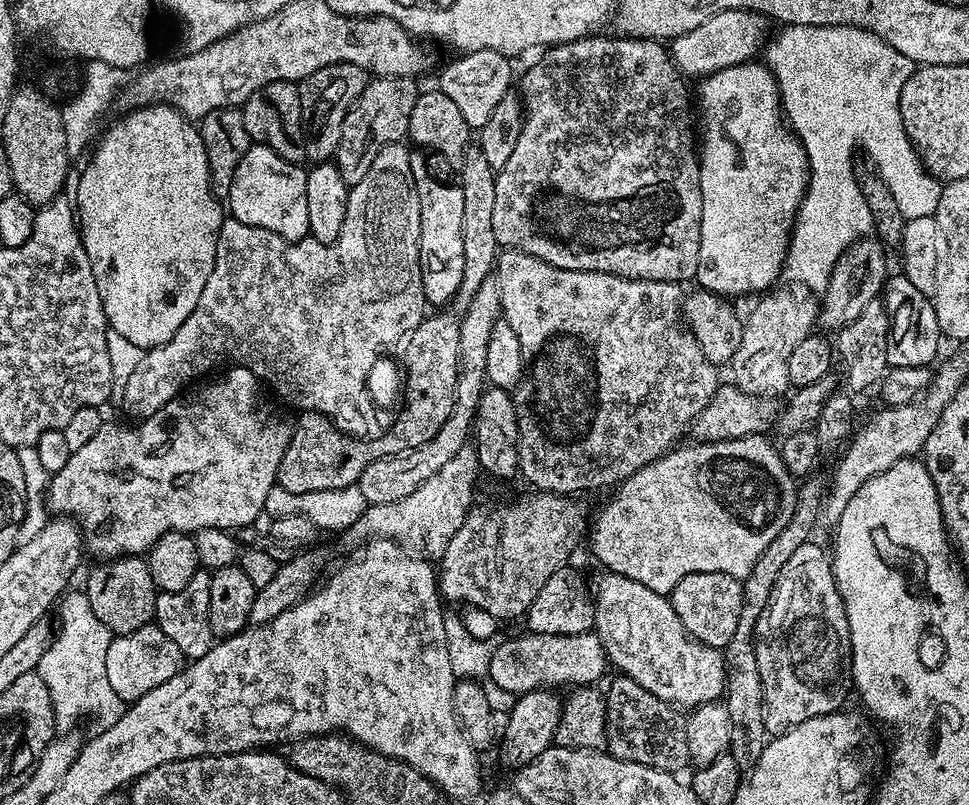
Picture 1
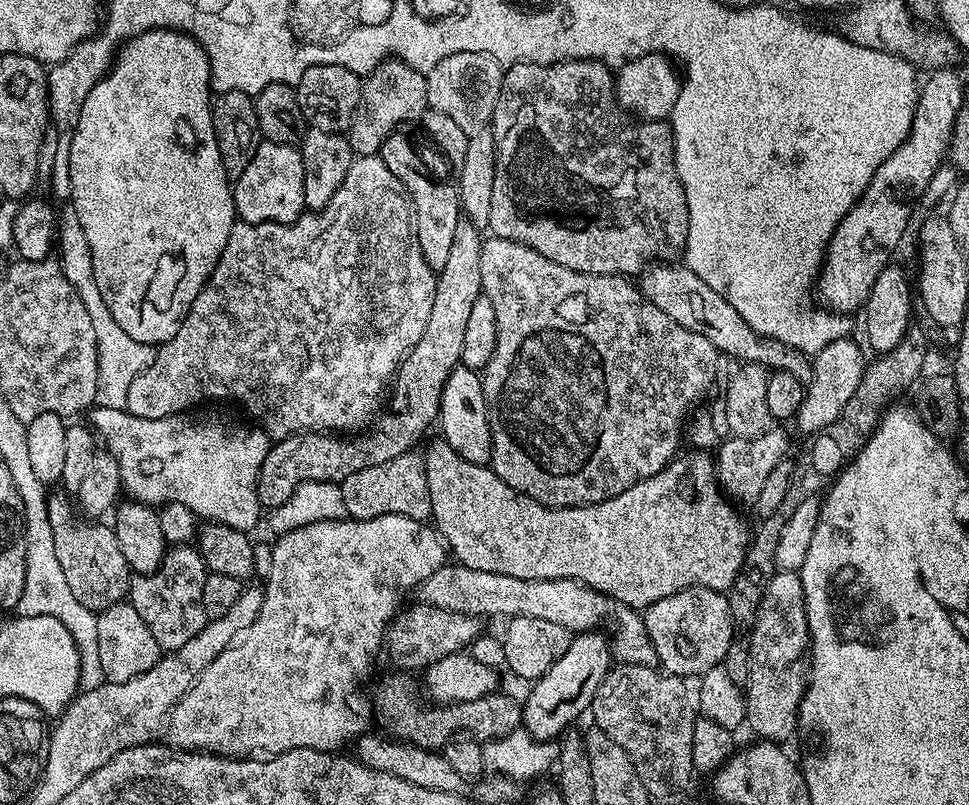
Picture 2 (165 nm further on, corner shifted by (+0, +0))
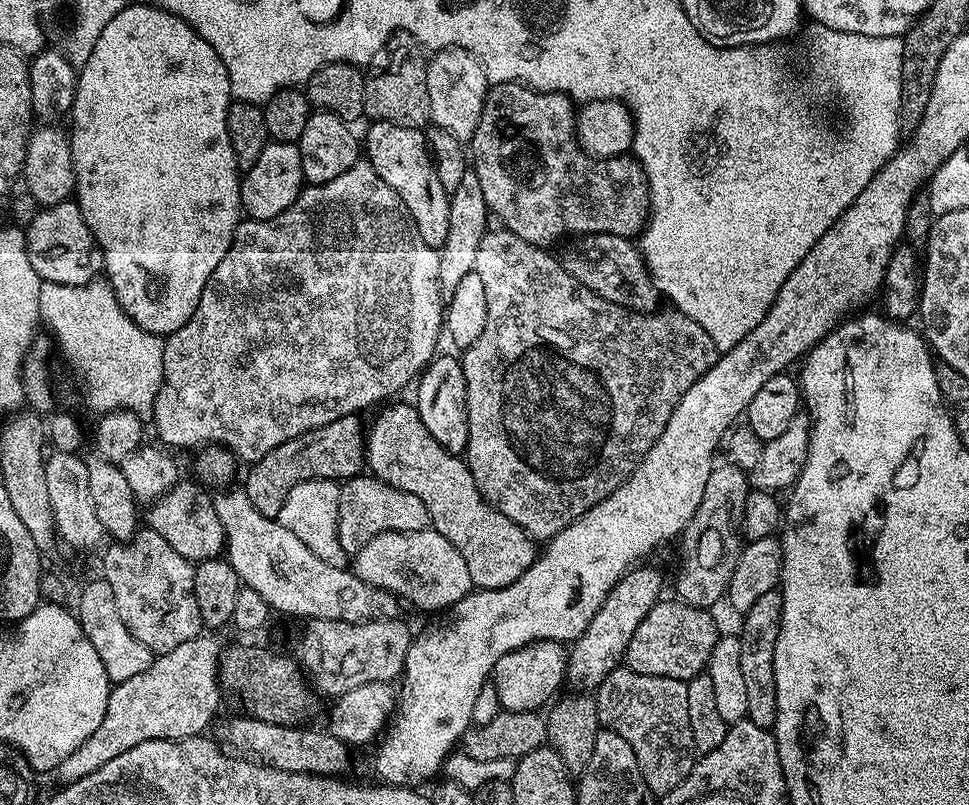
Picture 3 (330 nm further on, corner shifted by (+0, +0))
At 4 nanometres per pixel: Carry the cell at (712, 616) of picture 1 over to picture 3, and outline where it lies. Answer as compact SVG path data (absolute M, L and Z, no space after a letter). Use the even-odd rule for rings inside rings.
M676 598L671 599L661 599L652 607L650 614L638 622L638 630L634 630L634 638L630 638L630 646L626 646L624 651L623 663L638 674L665 676L687 682L707 669L718 631L711 611L695 608Z

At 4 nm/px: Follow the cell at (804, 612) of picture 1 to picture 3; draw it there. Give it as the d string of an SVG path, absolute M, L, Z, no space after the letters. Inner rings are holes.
M773 590L762 594L748 612L743 613L744 625L738 629L742 646L742 674L746 685L746 719L754 722L754 726L772 730L776 726L776 687L774 686L774 642L778 642L780 629L780 611L782 598L779 591Z

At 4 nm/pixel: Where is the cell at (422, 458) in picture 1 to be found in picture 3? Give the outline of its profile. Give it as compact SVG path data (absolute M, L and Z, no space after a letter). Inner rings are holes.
M371 474L353 476L340 484L338 494L338 542L349 554L359 552L370 538L383 532L417 532L431 525L432 519L422 506L422 498L406 490L398 490Z

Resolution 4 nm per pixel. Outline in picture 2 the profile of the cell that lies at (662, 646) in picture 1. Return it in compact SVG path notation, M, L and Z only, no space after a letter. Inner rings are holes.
M445 562L430 578L420 583L419 603L429 604L442 610L461 612L467 616L529 616L546 618L567 628L573 634L591 632L601 627L603 620L612 623L610 643L612 655L621 664L657 663L656 651L646 634L643 615L637 609L627 608L612 596L599 592L576 580L523 580L506 574L486 574L486 570L470 570L470 566Z

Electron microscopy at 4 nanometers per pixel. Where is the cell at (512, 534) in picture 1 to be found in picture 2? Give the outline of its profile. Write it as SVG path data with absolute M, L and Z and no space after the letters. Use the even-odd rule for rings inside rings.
M419 602L413 604L409 612L404 610L397 615L389 624L386 633L386 653L388 652L389 658L400 668L427 669L438 658L465 651L481 635L481 617L442 610Z

